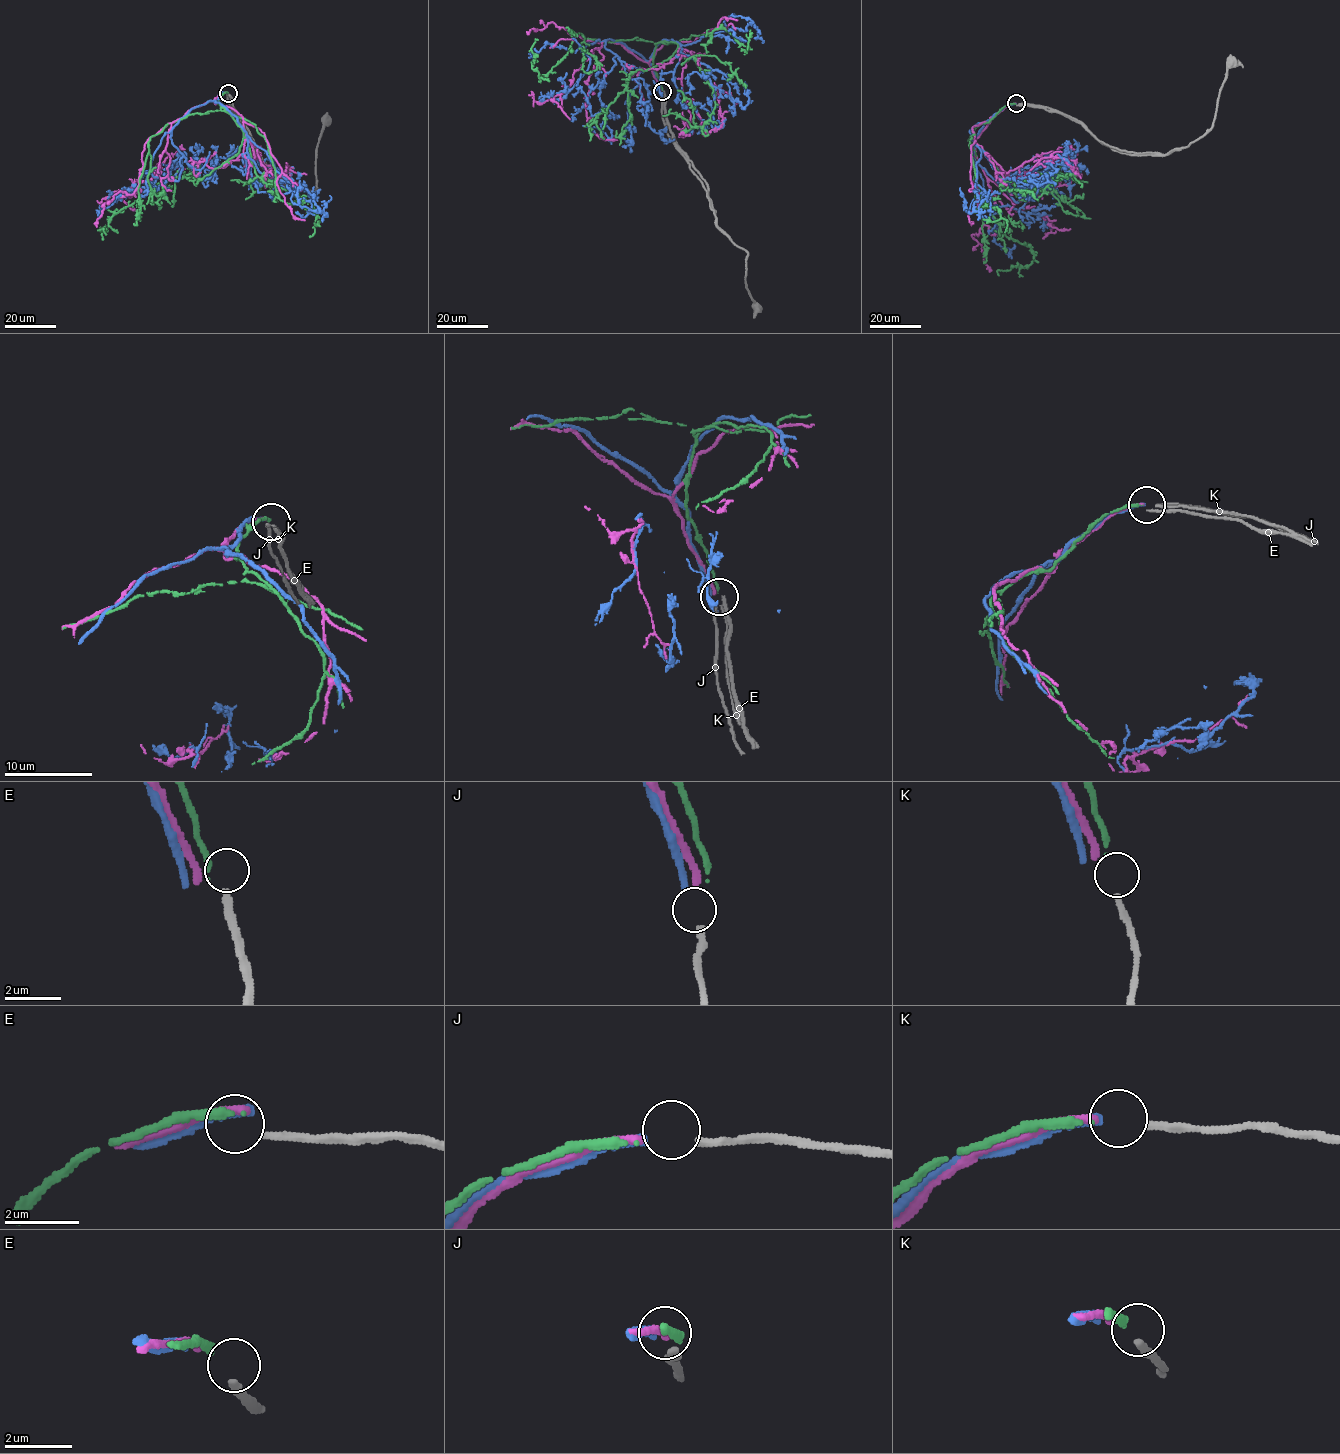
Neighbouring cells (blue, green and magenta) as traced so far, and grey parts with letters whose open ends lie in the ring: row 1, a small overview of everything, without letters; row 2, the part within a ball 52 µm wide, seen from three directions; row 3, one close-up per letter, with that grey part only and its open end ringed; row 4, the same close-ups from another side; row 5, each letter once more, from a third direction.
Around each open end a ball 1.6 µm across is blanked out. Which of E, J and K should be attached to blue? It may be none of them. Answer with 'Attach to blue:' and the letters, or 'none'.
Attach to blue: none

